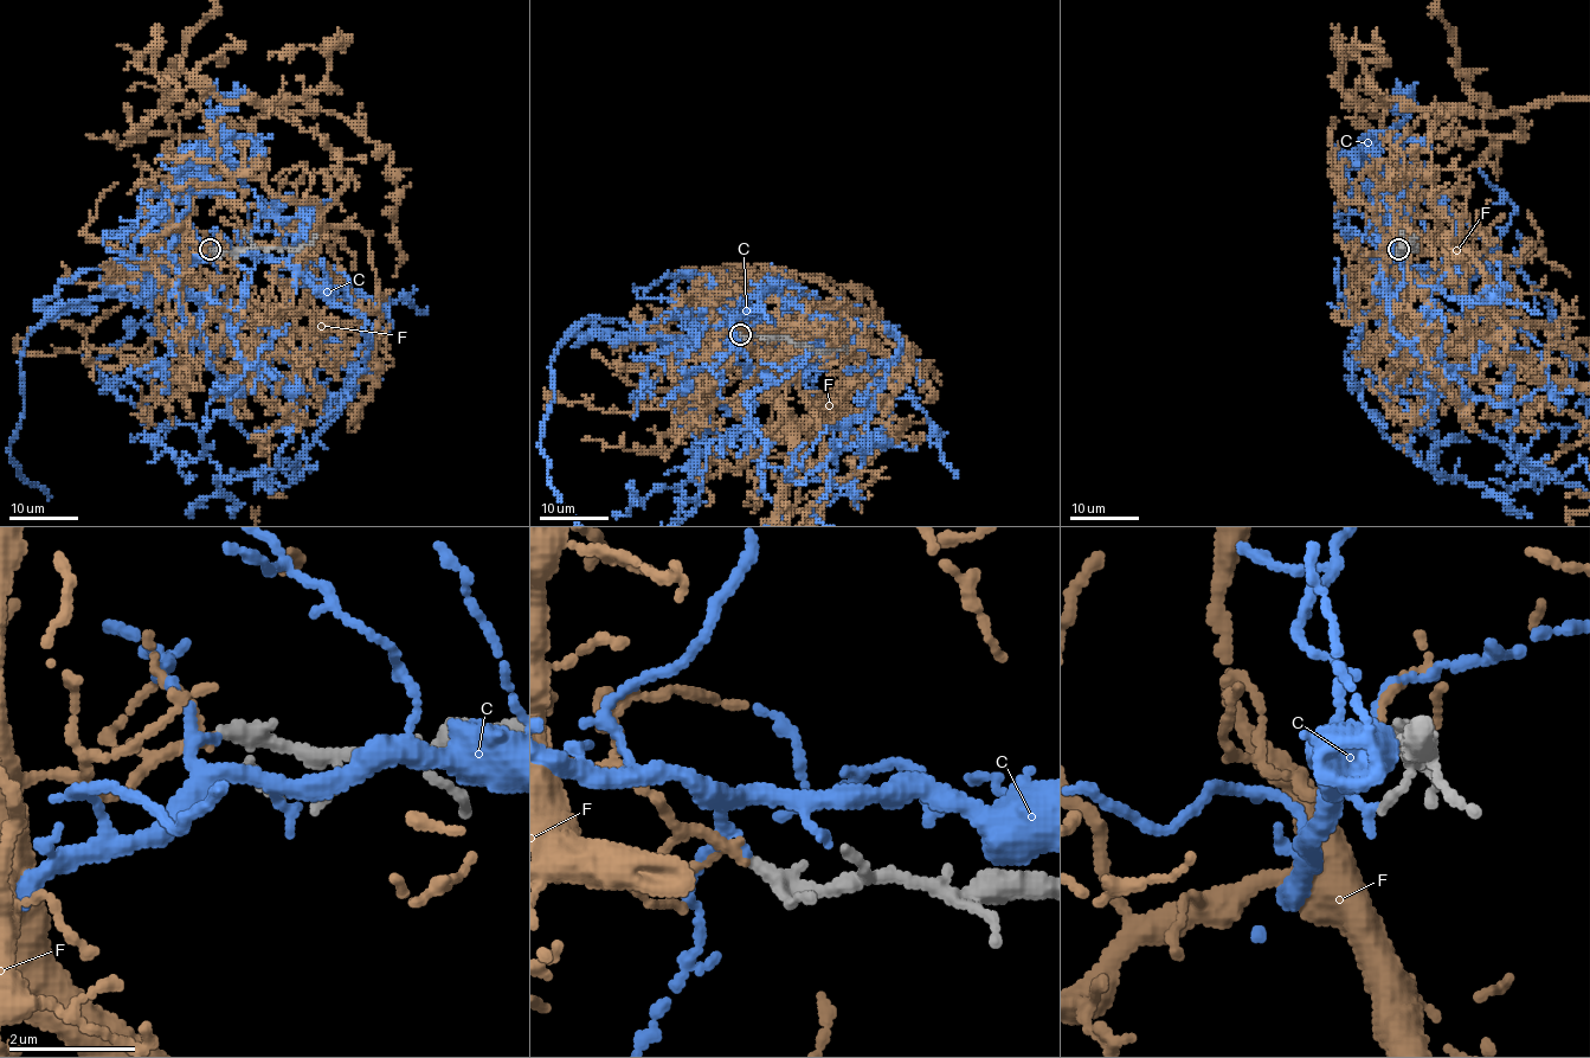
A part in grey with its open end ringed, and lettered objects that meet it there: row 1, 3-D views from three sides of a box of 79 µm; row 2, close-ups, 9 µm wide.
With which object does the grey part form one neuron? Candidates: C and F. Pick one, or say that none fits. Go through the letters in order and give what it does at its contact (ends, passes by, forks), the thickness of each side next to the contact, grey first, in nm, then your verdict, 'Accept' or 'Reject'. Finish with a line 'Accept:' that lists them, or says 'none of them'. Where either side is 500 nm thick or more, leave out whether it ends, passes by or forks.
C: It passes by. Thickness 200 nm (grey) against 120 nm. Reject
F: It passes by. Thickness 220 nm (grey) against 130 nm. Reject
Accept: none of them

